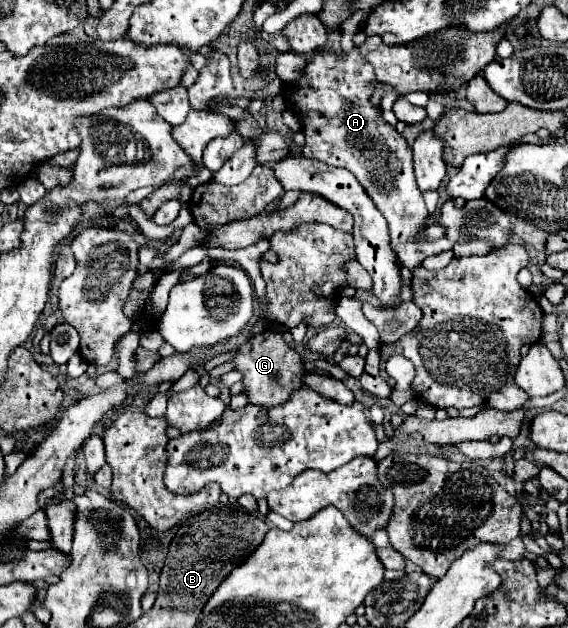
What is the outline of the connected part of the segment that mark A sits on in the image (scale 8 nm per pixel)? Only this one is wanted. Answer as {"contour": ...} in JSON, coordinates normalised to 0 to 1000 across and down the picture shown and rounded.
{"contour":[[[629,75],[604,88],[558,78],[544,88],[530,126],[505,135],[498,158],[537,212],[530,250],[558,253],[579,266],[604,266],[629,282],[643,307],[681,349],[688,393],[706,422],[727,432],[741,425],[748,409],[769,406],[787,393],[745,377],[755,336],[727,282],[727,244],[713,218],[674,193],[671,174],[653,167],[653,151],[664,135],[667,129],[657,107],[636,91]]]}

